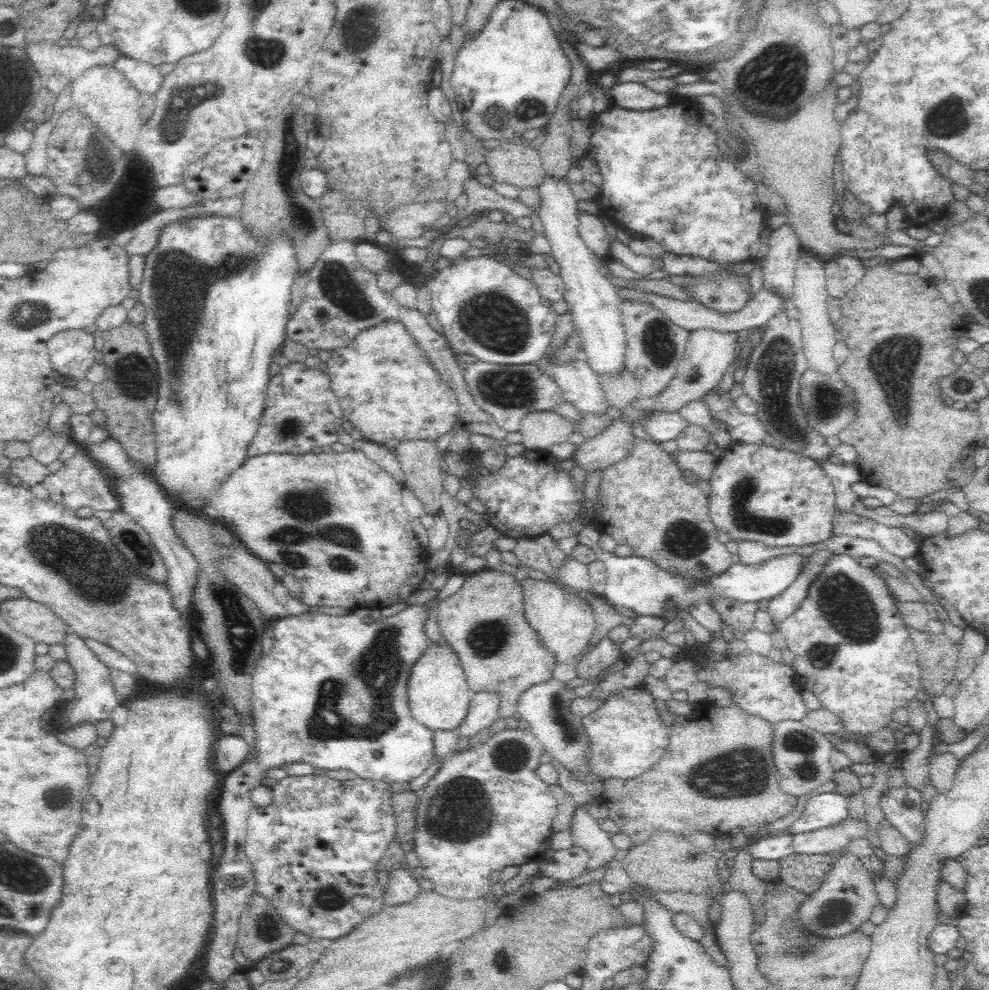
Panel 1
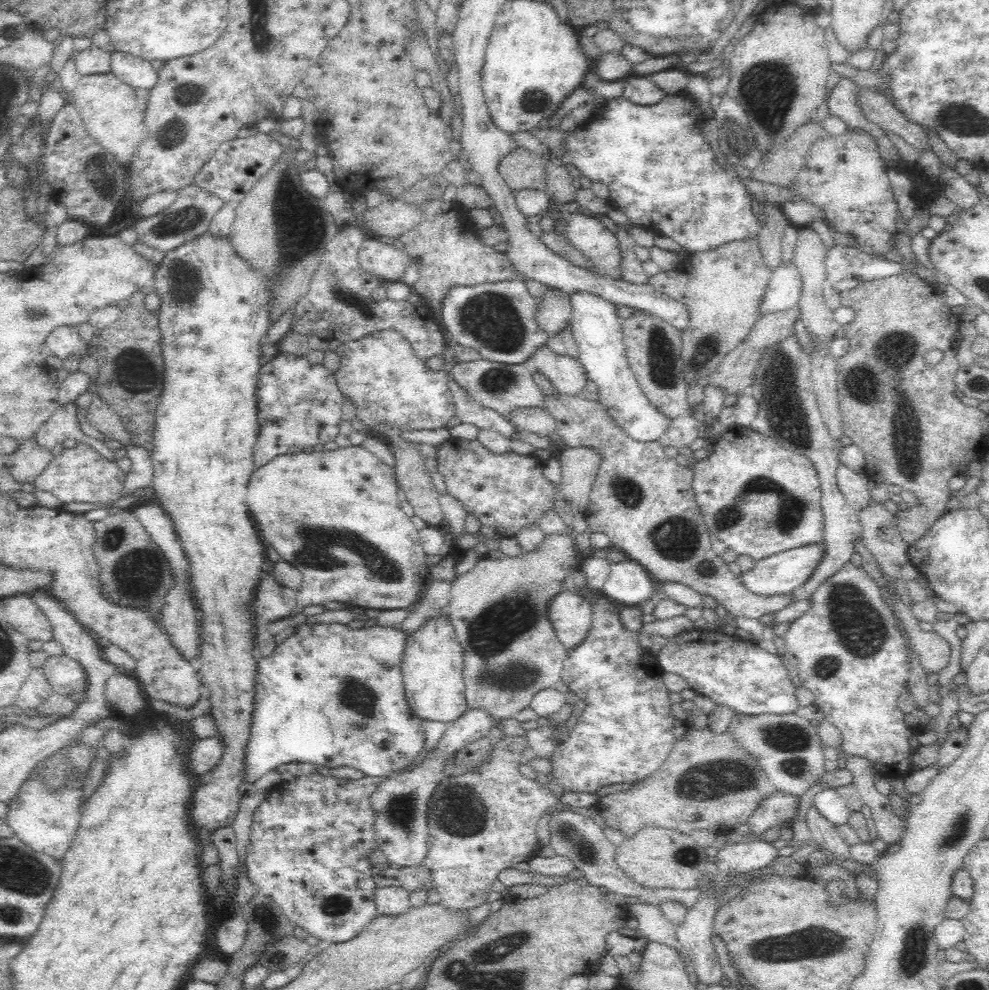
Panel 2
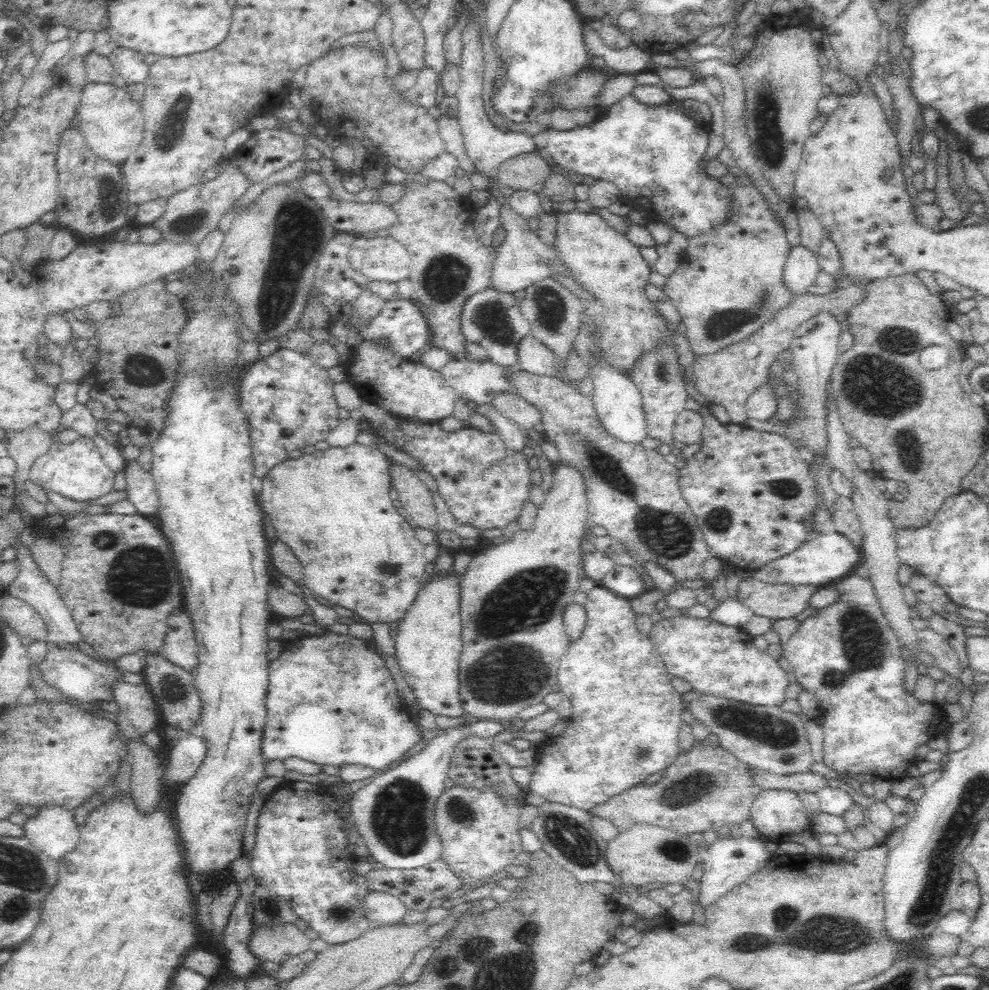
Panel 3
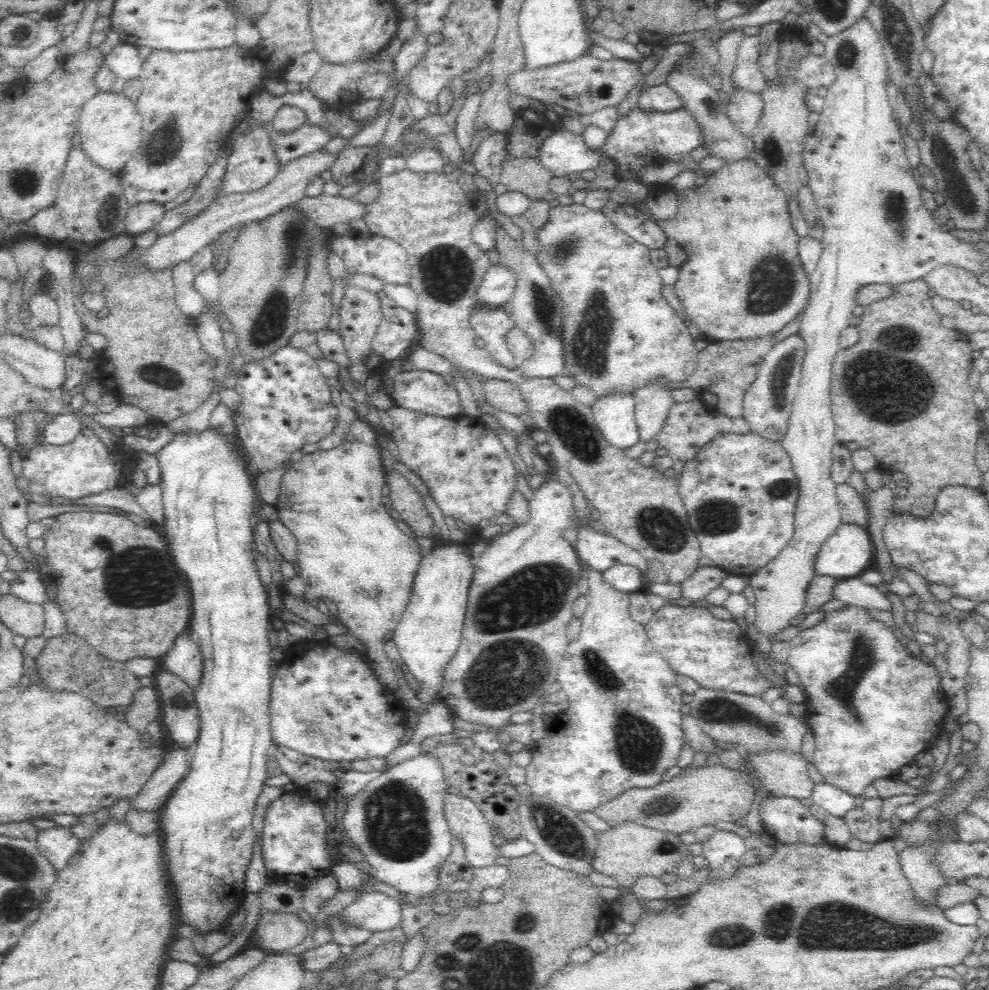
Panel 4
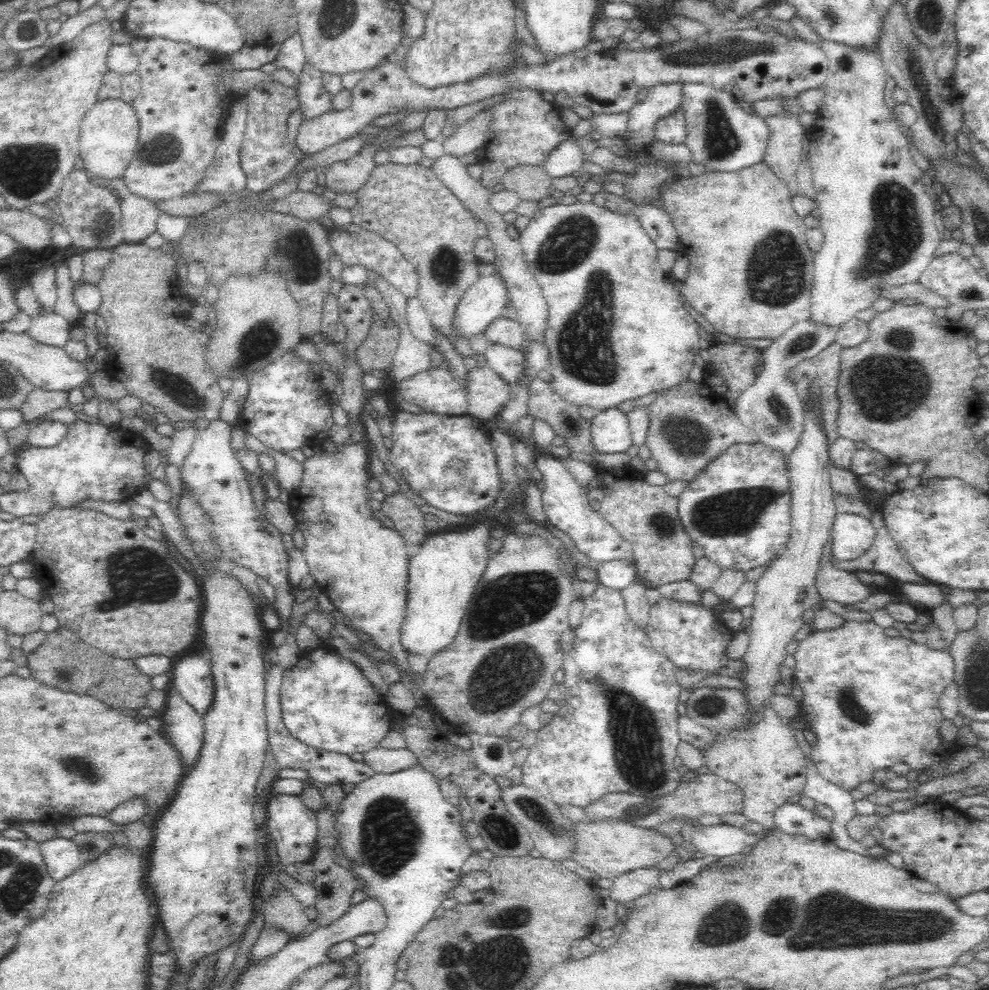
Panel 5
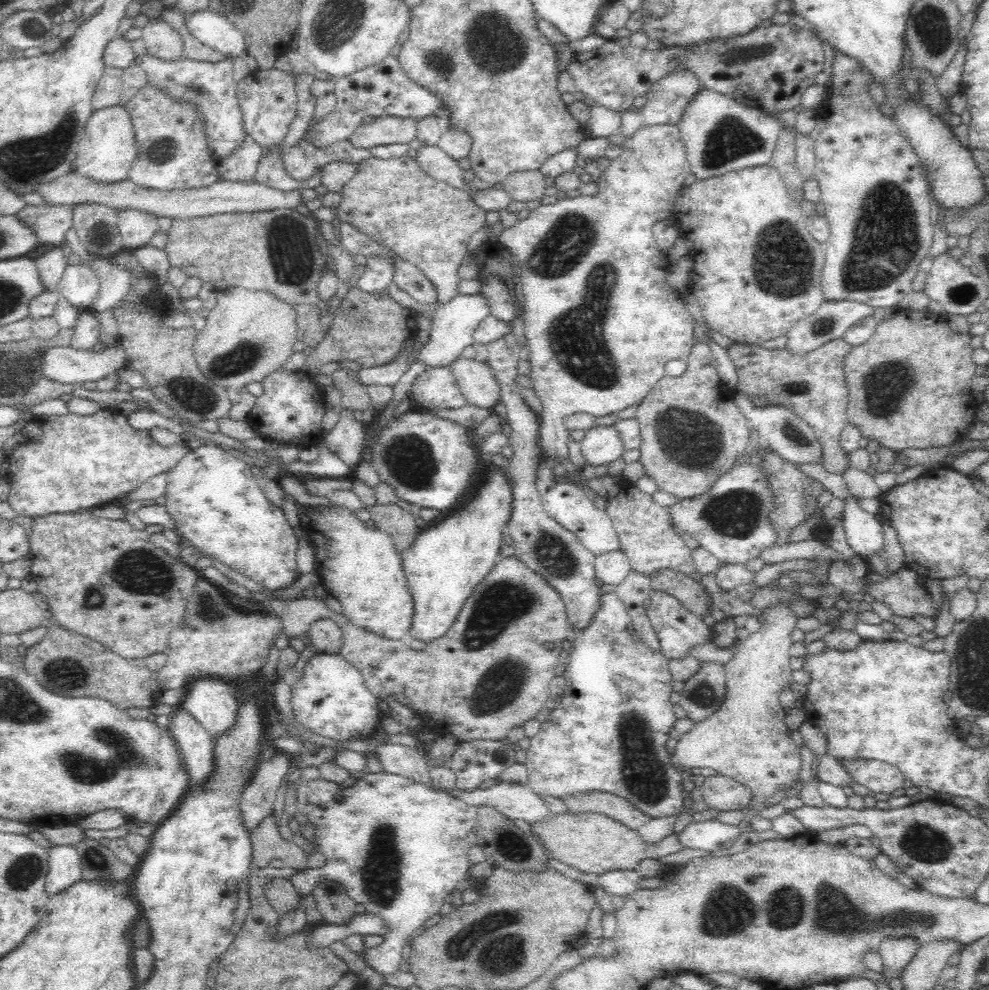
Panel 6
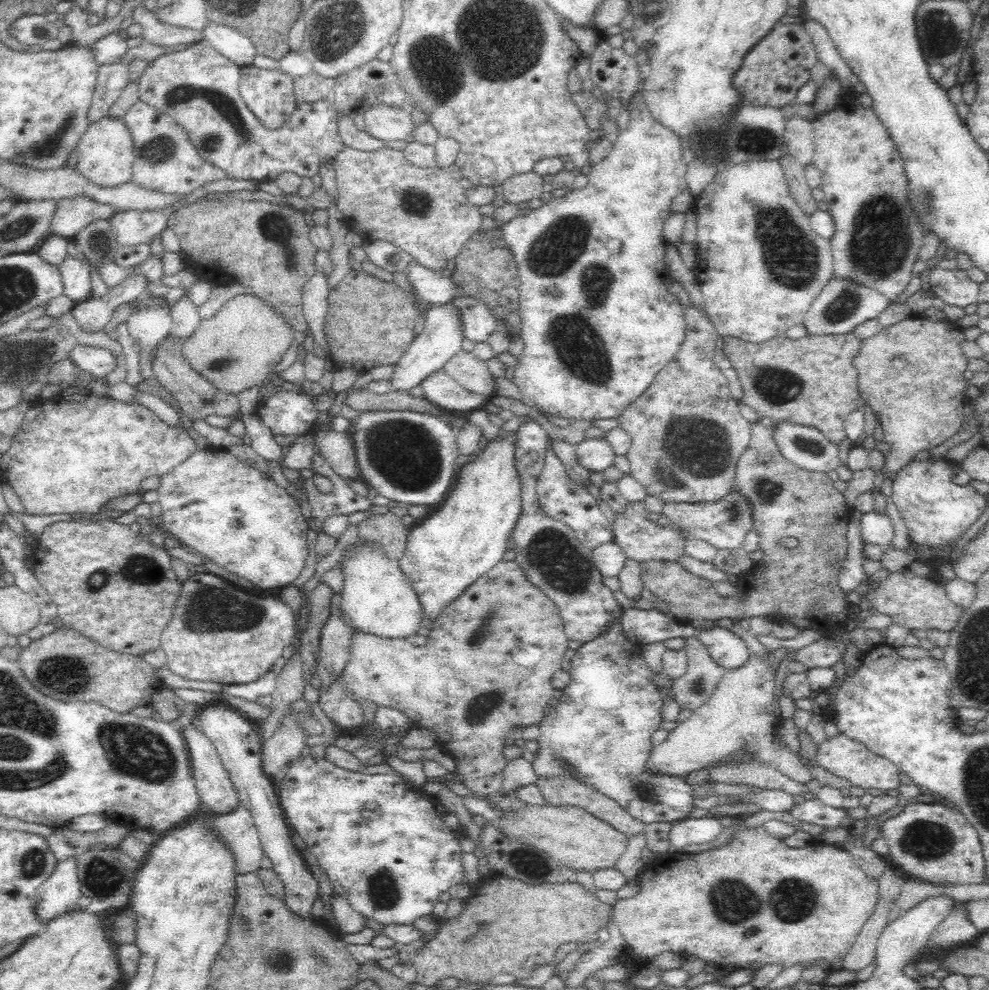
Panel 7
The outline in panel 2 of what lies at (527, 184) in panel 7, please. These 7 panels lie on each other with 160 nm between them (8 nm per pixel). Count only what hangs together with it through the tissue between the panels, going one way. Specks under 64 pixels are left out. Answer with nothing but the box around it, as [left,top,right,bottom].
[498,147,545,191]

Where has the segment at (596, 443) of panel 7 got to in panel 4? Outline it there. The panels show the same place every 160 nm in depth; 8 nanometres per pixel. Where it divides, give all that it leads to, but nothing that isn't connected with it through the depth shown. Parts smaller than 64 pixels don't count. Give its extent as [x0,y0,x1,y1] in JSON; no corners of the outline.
[590,392,640,449]

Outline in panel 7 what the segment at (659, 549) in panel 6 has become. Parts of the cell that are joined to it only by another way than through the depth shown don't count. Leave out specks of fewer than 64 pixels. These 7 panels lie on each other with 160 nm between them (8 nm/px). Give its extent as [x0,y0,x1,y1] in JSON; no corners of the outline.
[611,501,686,564]

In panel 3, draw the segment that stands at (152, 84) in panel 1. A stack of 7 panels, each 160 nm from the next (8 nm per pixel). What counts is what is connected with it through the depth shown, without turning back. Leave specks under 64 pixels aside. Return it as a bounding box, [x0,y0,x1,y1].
[107,46,150,84]

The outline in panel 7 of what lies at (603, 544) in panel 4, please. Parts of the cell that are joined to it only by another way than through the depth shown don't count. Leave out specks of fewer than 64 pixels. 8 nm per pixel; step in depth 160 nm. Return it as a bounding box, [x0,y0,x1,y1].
[537,449,614,549]

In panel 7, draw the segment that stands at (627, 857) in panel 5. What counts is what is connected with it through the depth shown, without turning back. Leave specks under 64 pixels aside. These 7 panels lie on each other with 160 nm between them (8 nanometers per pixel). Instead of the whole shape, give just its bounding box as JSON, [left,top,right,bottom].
[493,805,629,871]

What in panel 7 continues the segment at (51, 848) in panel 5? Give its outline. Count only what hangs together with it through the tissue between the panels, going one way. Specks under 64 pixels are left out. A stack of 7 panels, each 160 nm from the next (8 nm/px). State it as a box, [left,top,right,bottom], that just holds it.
[36,856,81,923]

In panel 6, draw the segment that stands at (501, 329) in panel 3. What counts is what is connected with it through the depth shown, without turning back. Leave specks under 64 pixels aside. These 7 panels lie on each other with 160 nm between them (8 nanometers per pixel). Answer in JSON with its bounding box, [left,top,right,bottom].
[485,333,602,630]

